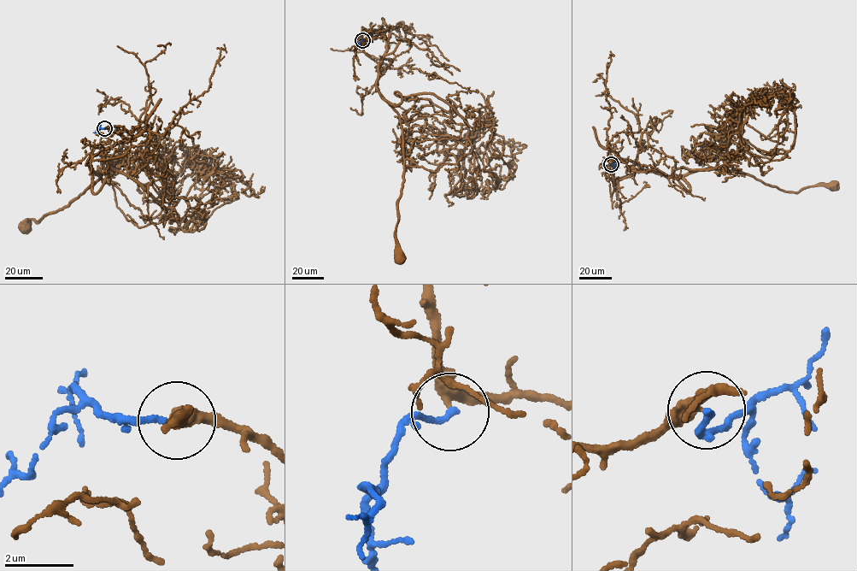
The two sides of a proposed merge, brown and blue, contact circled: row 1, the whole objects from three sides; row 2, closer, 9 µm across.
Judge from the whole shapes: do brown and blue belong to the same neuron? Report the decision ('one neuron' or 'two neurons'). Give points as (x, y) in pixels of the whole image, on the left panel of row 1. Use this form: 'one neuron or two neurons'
one neuron

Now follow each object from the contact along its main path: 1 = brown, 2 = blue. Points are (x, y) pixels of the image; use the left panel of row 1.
1: (105, 128), (120, 126), (132, 138), (91, 156), (89, 163), (101, 175), (78, 197), (24, 226)
2: (104, 128), (99, 127), (93, 132)

